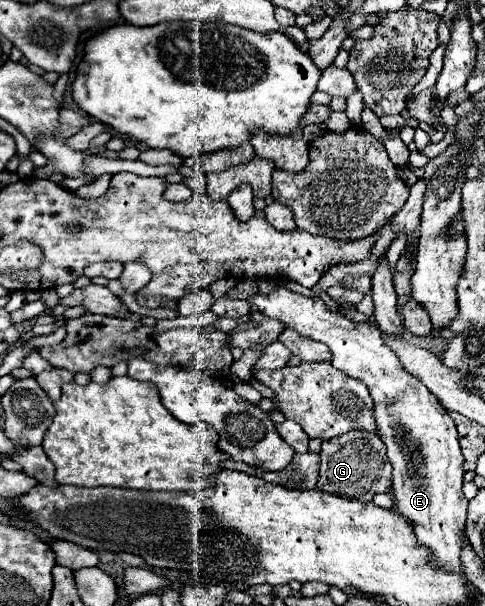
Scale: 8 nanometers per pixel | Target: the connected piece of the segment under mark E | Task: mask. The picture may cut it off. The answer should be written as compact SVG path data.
M275 286L269 294L253 292L247 296L247 302L261 314L279 320L287 330L327 344L333 354L331 364L369 388L375 402L377 434L385 442L387 458L393 464L395 510L413 526L417 542L429 550L431 568L457 572L467 578L461 564L467 522L467 498L461 492L463 454L457 428L443 404L403 370L395 352L381 342L377 324L347 320L339 312L329 312L323 300L305 298L285 286Z

